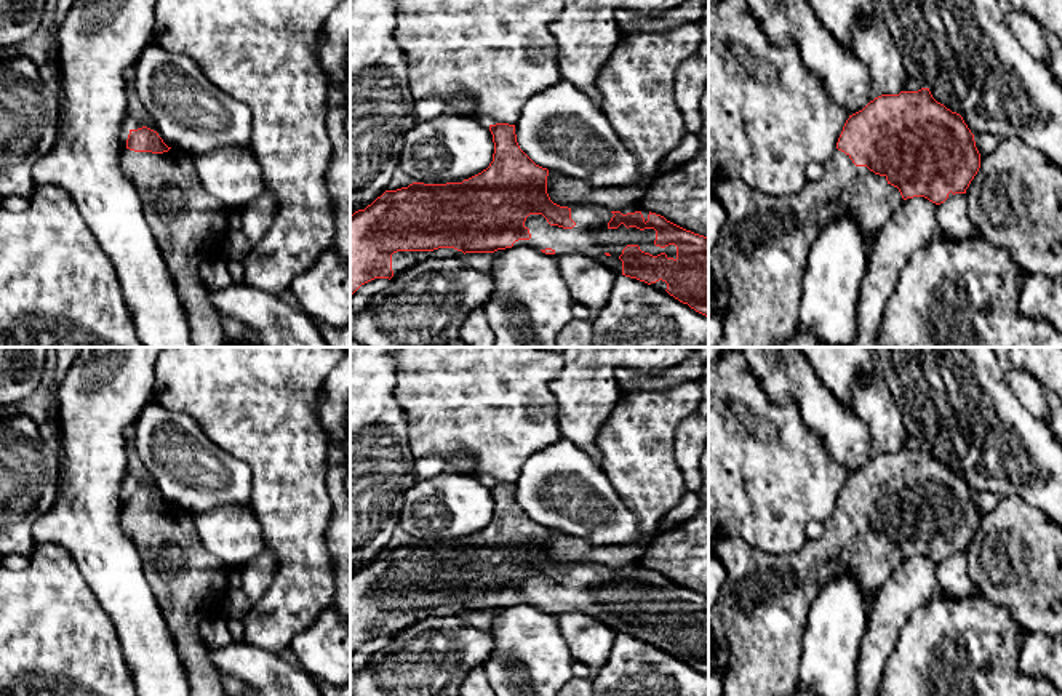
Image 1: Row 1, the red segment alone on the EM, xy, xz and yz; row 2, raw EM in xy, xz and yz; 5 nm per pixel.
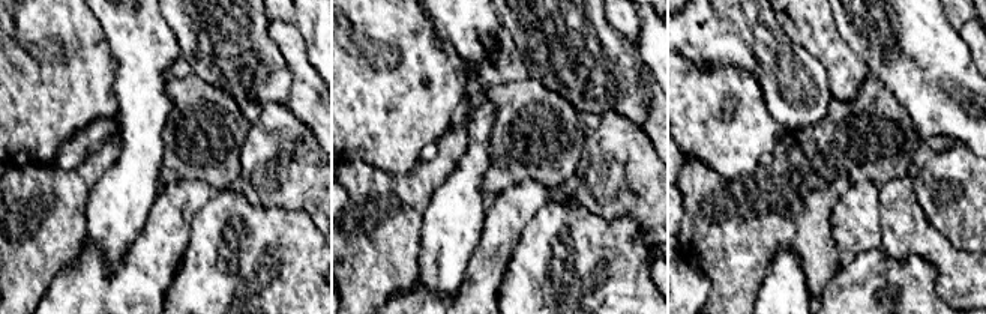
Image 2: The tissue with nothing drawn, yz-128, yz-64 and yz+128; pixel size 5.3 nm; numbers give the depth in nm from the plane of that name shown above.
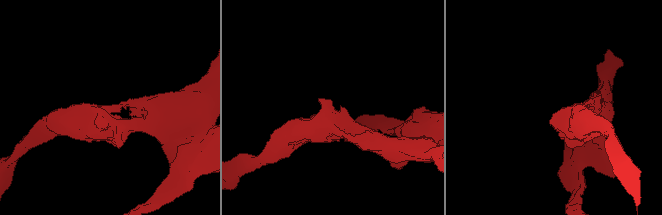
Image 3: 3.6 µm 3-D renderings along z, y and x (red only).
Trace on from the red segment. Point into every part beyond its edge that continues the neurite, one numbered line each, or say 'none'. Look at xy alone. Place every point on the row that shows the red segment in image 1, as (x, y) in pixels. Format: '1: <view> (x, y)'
1: xy (189, 224)

